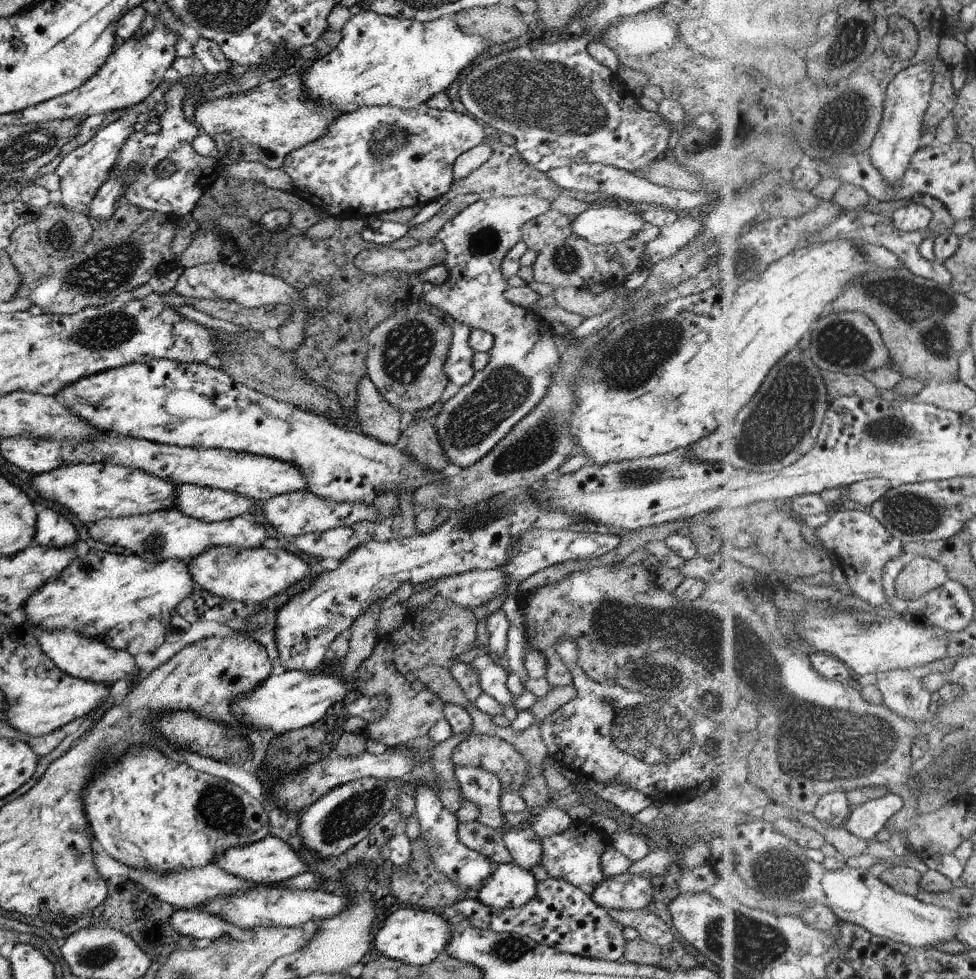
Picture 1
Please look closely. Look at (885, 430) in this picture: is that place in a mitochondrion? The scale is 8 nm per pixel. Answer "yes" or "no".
yes

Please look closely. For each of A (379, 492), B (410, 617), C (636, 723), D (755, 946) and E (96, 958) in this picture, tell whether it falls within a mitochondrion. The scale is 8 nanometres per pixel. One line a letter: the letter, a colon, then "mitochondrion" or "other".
A: other
B: other
C: mitochondrion
D: mitochondrion
E: mitochondrion

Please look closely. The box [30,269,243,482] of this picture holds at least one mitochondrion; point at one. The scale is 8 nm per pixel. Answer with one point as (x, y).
(111, 332)

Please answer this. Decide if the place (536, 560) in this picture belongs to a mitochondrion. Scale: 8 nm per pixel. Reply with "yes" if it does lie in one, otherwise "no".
no

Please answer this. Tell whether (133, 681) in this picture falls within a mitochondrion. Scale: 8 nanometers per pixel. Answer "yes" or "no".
no

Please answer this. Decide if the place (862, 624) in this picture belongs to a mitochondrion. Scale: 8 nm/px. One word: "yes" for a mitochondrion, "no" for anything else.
yes

